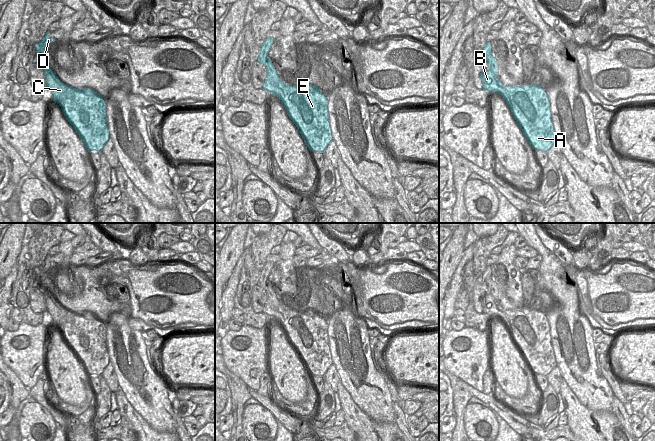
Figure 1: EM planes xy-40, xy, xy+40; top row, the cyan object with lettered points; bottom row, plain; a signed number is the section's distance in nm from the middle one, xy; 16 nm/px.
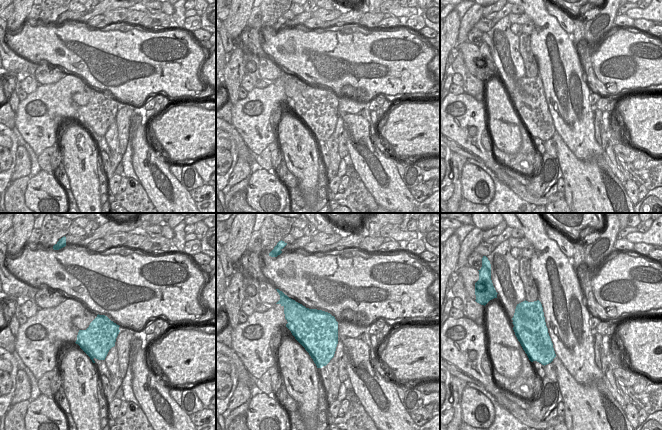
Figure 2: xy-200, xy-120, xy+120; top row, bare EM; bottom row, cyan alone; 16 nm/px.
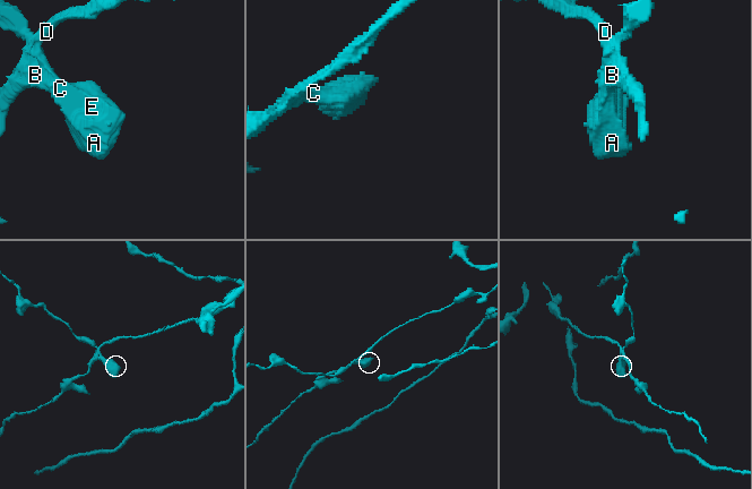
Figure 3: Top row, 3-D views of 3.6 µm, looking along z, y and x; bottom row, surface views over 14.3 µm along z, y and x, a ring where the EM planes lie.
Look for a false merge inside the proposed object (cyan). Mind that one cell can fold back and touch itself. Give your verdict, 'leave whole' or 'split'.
split

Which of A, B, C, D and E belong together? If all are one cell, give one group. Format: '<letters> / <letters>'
A B D E / C

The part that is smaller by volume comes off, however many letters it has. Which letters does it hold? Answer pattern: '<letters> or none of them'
C

